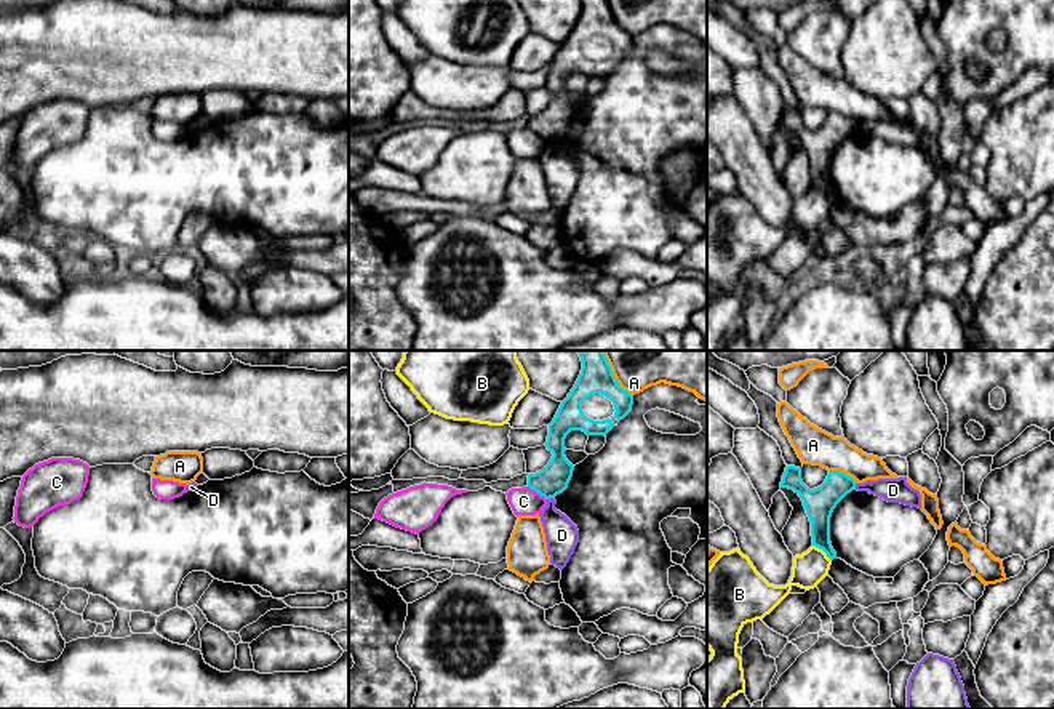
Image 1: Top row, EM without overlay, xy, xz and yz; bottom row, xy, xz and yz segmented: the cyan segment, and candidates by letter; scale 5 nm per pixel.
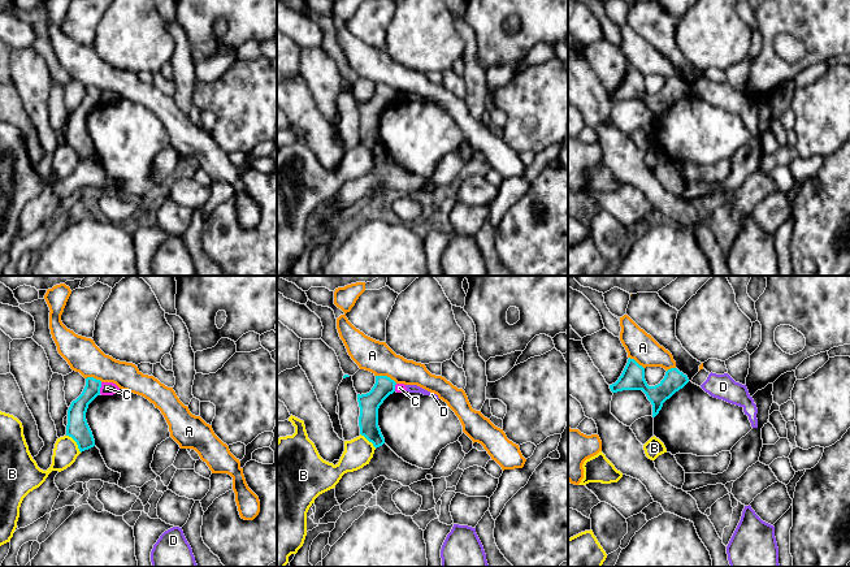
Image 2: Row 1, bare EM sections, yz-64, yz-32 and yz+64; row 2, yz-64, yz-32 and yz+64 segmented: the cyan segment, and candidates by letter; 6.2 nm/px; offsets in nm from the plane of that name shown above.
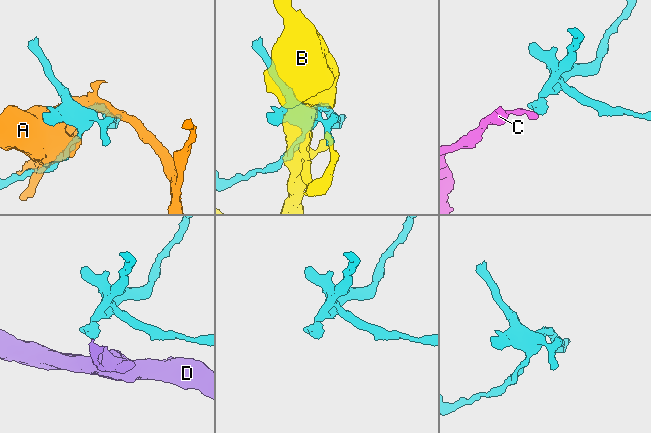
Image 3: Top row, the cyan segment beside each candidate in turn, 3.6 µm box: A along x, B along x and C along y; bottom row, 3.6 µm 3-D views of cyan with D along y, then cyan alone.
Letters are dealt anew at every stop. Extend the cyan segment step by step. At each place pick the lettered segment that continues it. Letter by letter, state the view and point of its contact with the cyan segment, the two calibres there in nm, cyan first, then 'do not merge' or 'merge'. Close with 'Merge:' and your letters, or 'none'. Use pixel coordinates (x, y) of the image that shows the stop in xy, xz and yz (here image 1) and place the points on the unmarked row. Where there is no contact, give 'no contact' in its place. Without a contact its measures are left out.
A: xz (614, 20) | 160/170 nm | do not merge
B: yz (822, 191) | 160/170 nm | do not merge
C: xz (538, 133) | 150/140 nm | do not merge
D: yz (854, 127) | 160/130 nm | do not merge
Merge: none

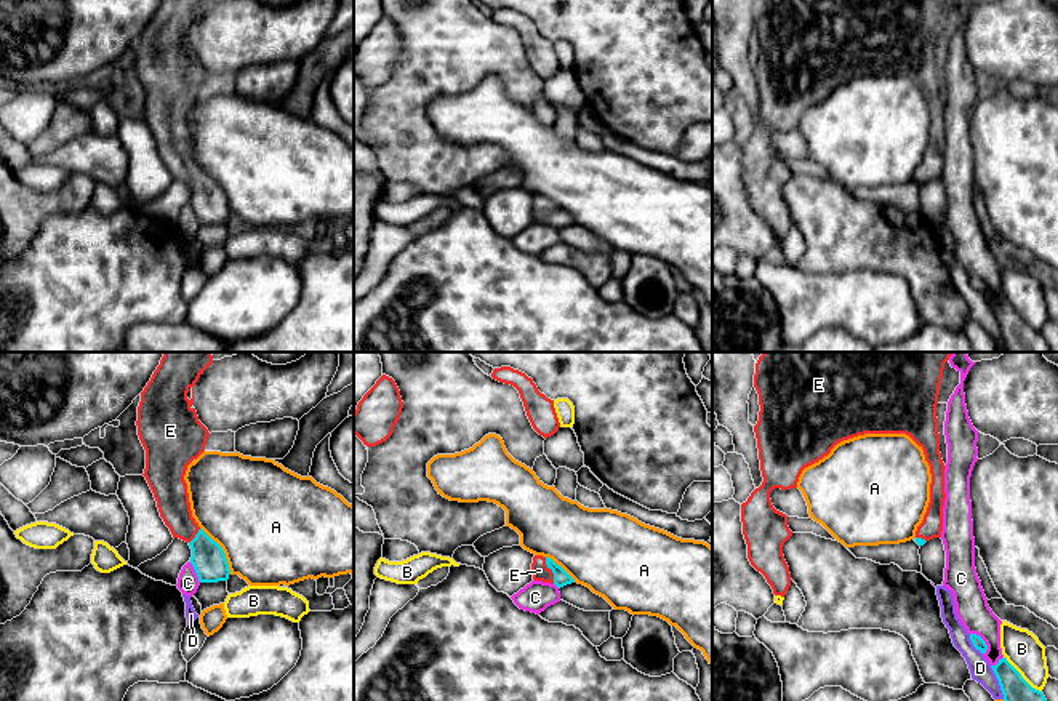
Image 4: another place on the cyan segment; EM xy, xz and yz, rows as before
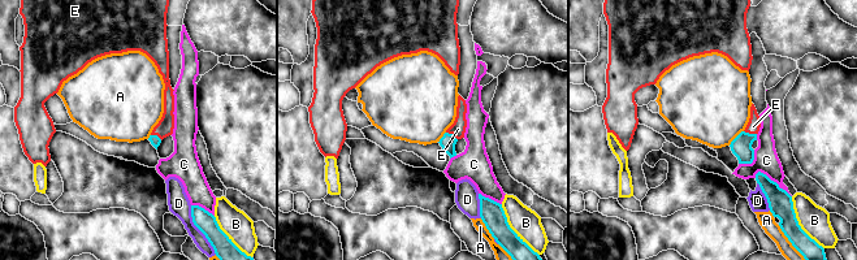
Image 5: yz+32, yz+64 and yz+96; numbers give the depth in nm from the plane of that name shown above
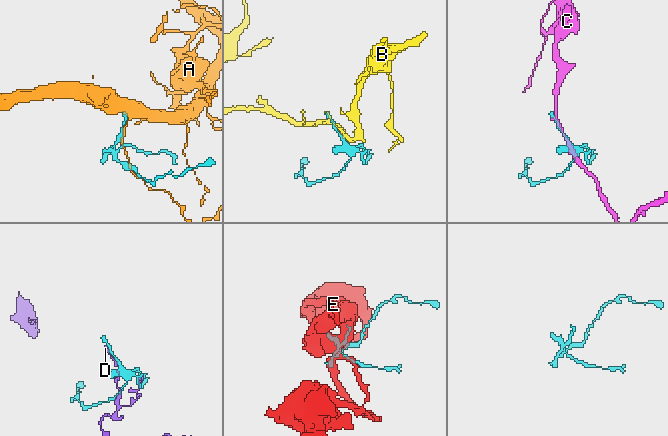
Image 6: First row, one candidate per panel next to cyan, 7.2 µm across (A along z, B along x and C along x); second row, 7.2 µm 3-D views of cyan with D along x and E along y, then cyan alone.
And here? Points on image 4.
A: xy (223, 192) | 170/500 nm | do not merge
B: yz (1020, 317) | 200/190 nm | do not merge
C: yz (983, 282) | 60/170 nm | do not merge
D: yz (999, 324) | 200/110 nm | do not merge
E: xz (551, 210) | 80/90 nm | merge
Merge: E

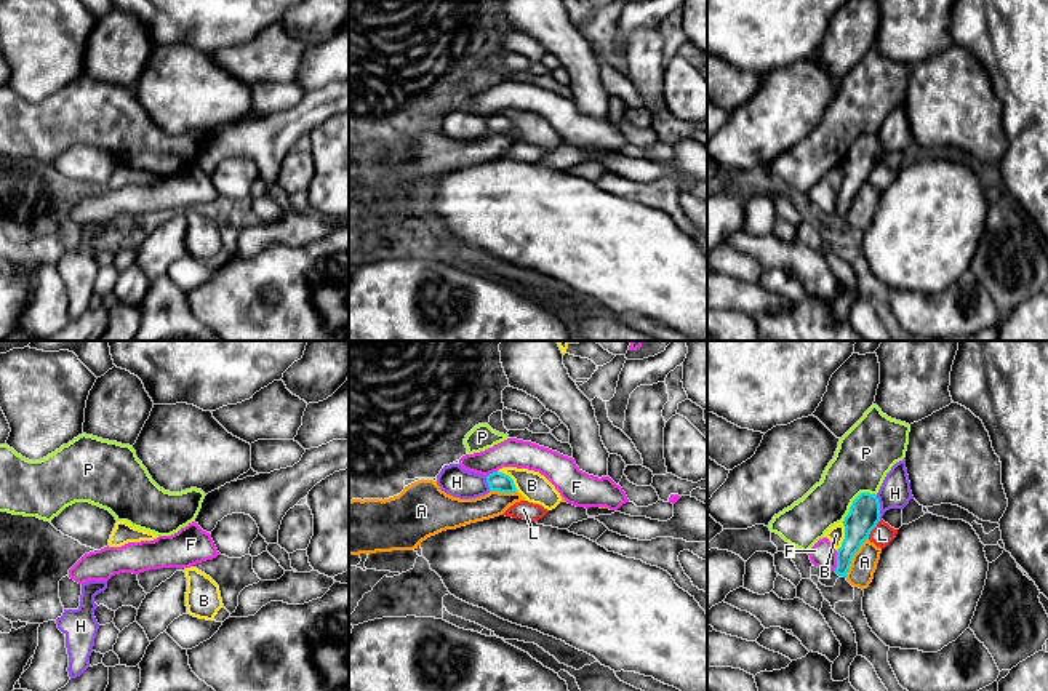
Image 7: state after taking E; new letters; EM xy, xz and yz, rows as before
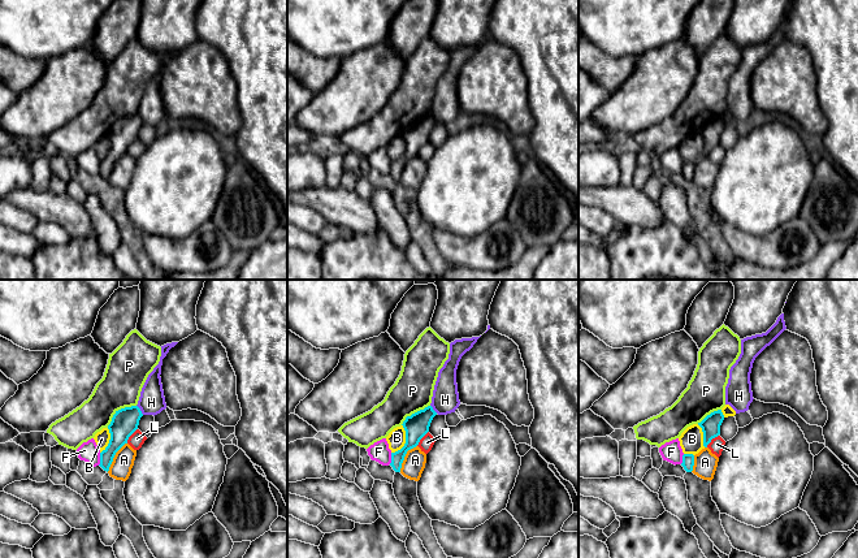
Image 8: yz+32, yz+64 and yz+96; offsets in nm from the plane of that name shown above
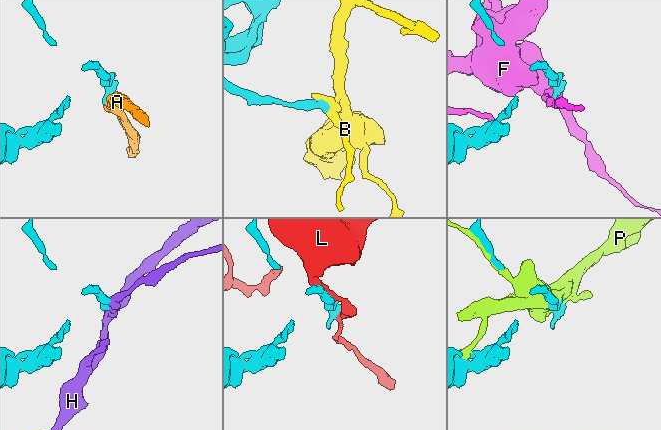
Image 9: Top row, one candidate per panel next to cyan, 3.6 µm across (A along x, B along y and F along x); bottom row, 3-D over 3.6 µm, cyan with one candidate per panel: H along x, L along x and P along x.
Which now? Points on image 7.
A: yz (852, 199) | 160/130 nm | do not merge
B: yz (845, 179) | 160/90 nm | do not merge
F: yz (837, 202) | 150/130 nm | do not merge
H: yz (879, 149) | 160/160 nm | do not merge
L: yz (872, 170) | 160/110 nm | do not merge
P: yz (853, 143) | 160/300 nm | do not merge
Merge: none

